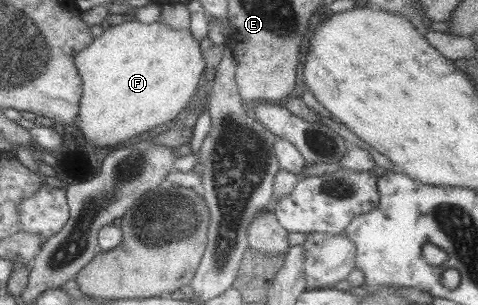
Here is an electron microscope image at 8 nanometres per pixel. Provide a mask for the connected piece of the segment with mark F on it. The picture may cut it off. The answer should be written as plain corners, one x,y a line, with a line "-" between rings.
138,20
135,21
126,21
119,25
105,25
102,35
93,39
93,42
77,53
77,56
74,58
75,68
82,78
82,95
80,101
80,108
78,112
77,129
81,131
81,134
89,142
93,142
95,146
117,146
119,143
126,141
128,142
131,138
139,136
141,133
149,132
150,130
165,124
173,122
179,114
183,113
183,110
187,110
191,97
194,94
199,94
203,79
205,78
205,70
207,69
205,59
201,54
201,48
199,47
200,43
196,42
195,37
191,34
190,30
173,30
169,28
166,24
161,24
159,21
155,21
151,24
141,23

